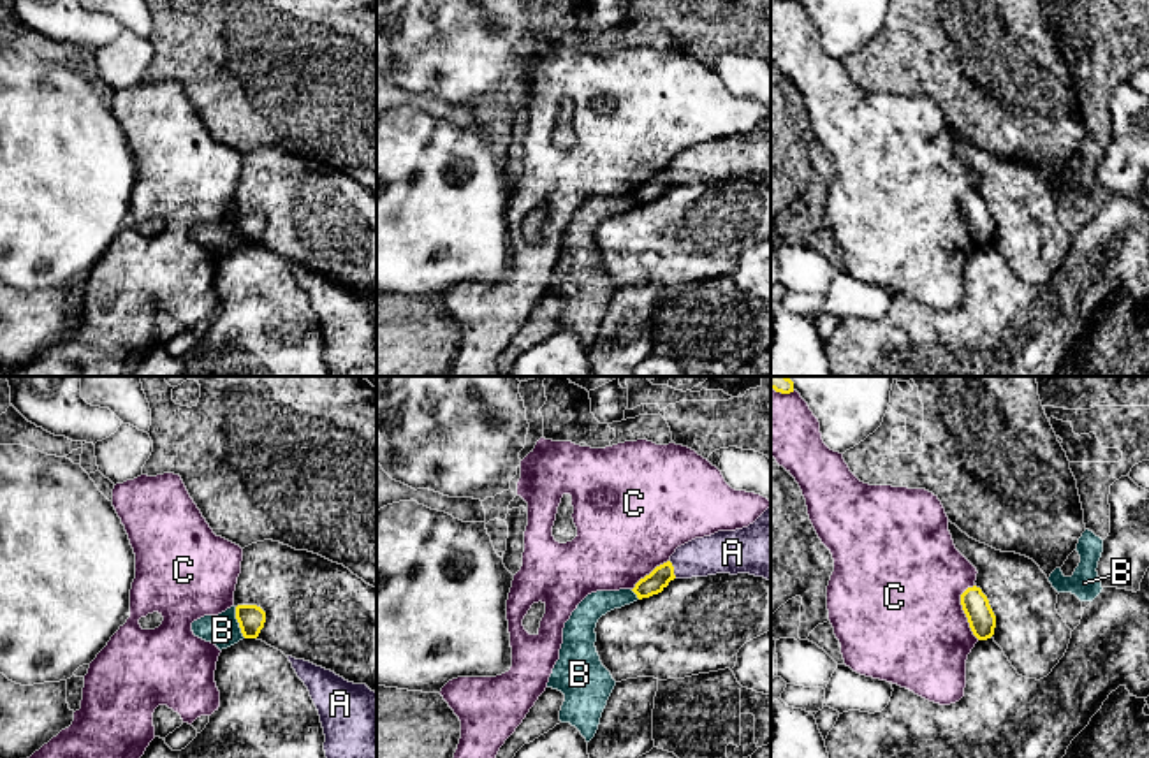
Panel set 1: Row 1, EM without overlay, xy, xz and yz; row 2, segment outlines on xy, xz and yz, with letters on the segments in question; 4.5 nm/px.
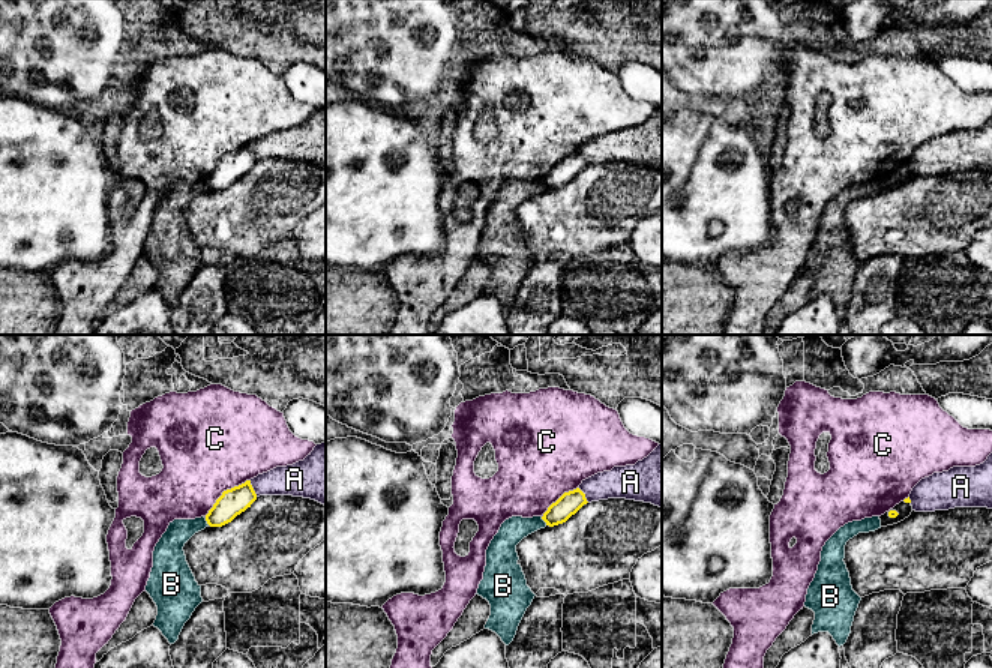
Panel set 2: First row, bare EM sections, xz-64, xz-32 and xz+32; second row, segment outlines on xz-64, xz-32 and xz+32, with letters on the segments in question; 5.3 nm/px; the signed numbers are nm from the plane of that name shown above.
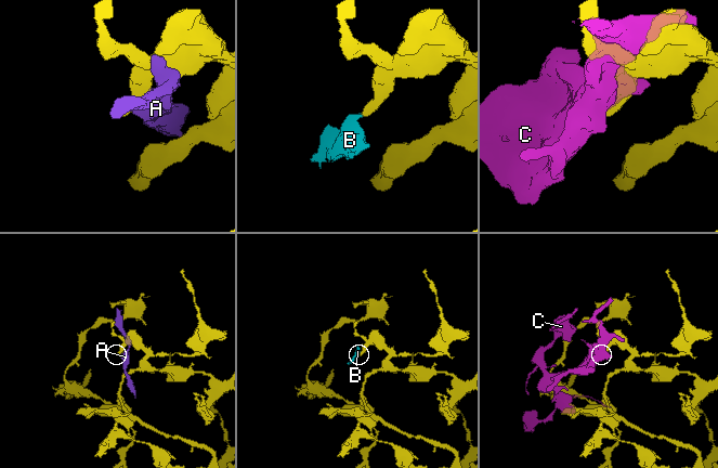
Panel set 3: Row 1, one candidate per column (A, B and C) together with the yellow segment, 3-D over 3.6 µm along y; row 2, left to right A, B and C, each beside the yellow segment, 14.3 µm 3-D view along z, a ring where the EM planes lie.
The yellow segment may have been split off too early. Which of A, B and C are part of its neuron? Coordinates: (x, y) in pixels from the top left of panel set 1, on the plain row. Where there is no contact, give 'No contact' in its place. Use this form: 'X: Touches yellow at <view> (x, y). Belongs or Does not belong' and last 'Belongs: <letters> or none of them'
A: Touches yellow at xz (673, 174). Does not belong
B: Touches yellow at xy (238, 227). Does not belong
C: Touches yellow at yz (963, 215). Does not belong
Belongs: none of them

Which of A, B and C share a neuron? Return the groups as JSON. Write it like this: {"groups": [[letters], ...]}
{"groups": [["A"], ["B"], ["C"]]}

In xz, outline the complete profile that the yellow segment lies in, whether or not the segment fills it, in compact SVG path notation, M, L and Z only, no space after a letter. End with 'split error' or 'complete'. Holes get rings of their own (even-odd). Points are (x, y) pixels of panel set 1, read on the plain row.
M667 167L656 172L649 181L640 185L632 197L637 200L639 206L649 204L662 199L674 185L674 172L670 167Z; complete

